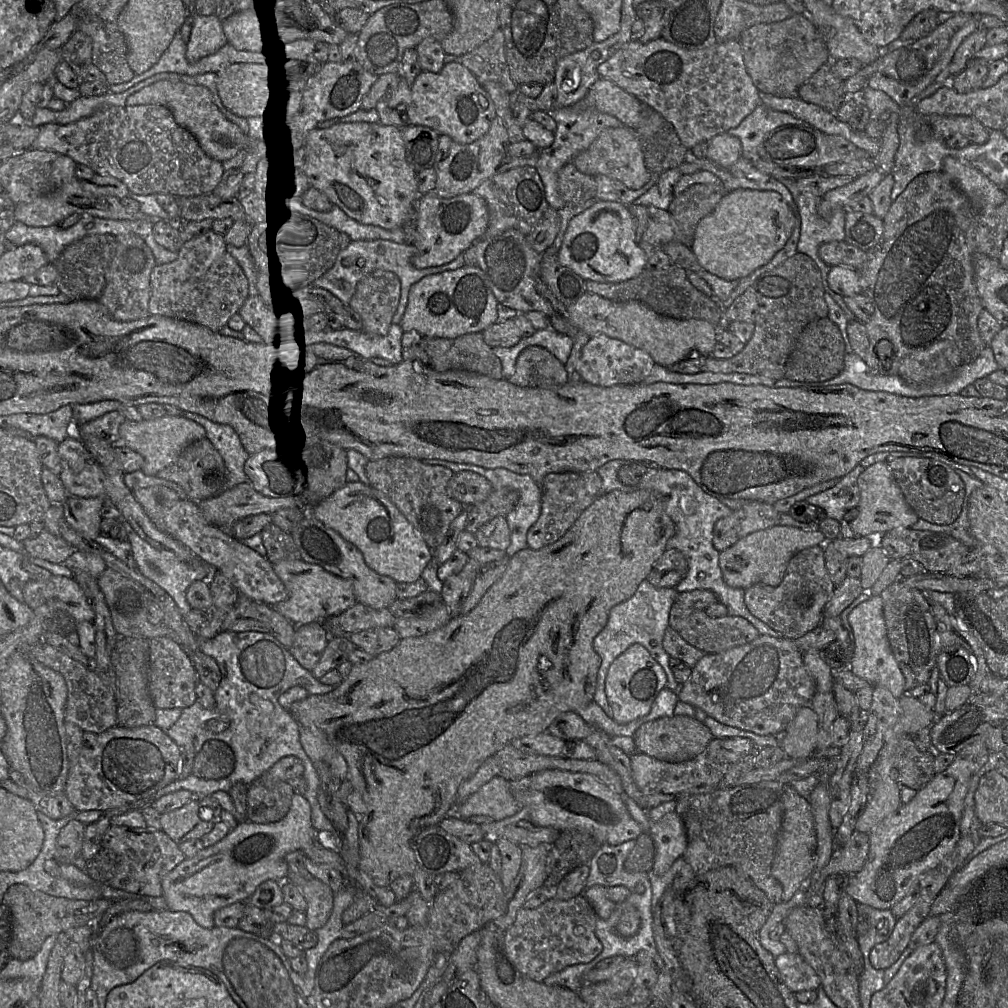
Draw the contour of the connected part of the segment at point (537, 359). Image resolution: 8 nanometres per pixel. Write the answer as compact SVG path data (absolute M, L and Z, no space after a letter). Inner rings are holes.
M528 346L518 356L514 374L508 380L521 387L558 387L568 382L565 364L541 346Z

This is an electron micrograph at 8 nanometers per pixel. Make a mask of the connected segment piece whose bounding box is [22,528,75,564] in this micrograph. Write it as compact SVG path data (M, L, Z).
M44 528L39 535L28 537L22 541L22 544L30 556L54 564L64 564L75 550L61 536L52 535Z

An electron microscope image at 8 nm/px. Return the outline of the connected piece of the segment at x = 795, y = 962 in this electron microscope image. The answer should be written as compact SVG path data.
M785 952L775 957L775 965L793 993L821 988L819 976L799 953Z

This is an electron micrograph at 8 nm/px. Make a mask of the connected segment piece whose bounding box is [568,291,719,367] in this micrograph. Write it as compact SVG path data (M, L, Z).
M588 291L568 306L572 324L590 337L607 335L646 351L656 364L670 367L691 356L712 355L719 328L703 319L674 319L656 313L640 301L612 301Z

